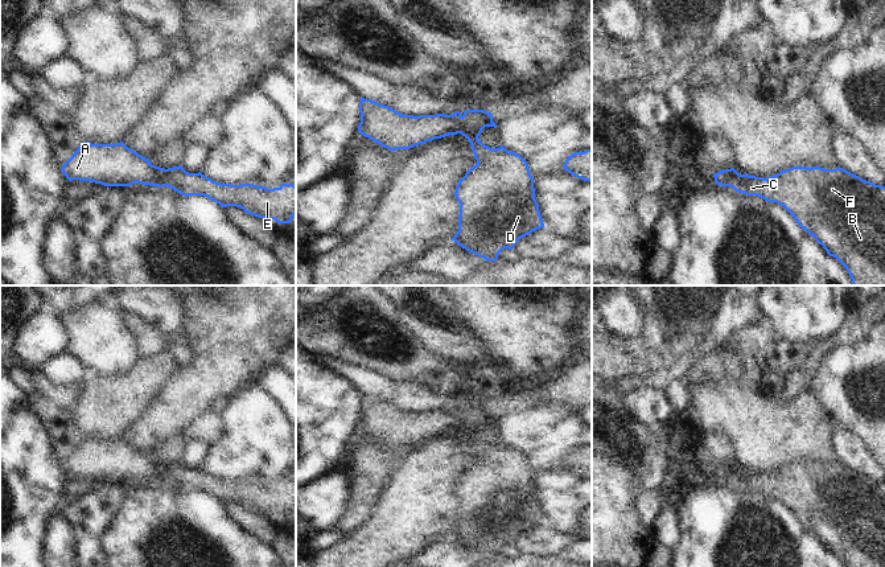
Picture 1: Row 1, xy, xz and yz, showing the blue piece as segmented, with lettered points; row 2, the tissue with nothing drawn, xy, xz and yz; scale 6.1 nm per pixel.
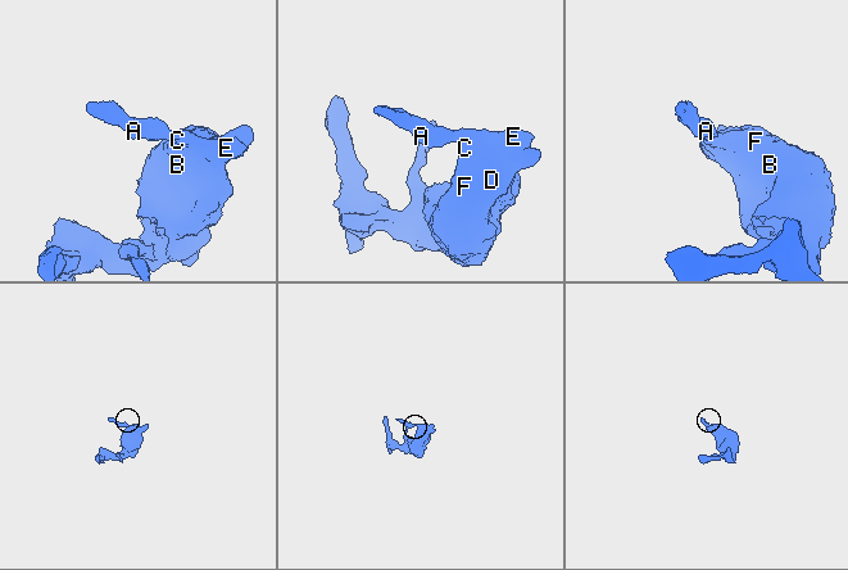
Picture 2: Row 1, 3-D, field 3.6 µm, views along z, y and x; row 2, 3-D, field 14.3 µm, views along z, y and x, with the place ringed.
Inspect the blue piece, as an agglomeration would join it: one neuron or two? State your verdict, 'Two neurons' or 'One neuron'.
One neuron

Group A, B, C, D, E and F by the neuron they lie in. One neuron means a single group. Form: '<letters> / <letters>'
A B C D E F

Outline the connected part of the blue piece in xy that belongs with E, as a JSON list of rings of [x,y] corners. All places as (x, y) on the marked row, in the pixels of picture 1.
[[[83,141],[61,170],[69,181],[91,181],[104,186],[131,186],[136,182],[144,186],[168,186],[182,196],[203,196],[222,208],[236,206],[251,215],[275,219],[277,223],[291,223],[296,214],[293,184],[281,184],[273,189],[254,184],[221,184],[201,172],[189,173],[181,165],[168,169],[152,165],[149,159],[123,141]]]

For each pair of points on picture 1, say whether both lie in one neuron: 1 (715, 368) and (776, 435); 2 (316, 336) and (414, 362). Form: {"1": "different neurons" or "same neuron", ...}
{"1": "different neurons", "2": "same neuron"}

